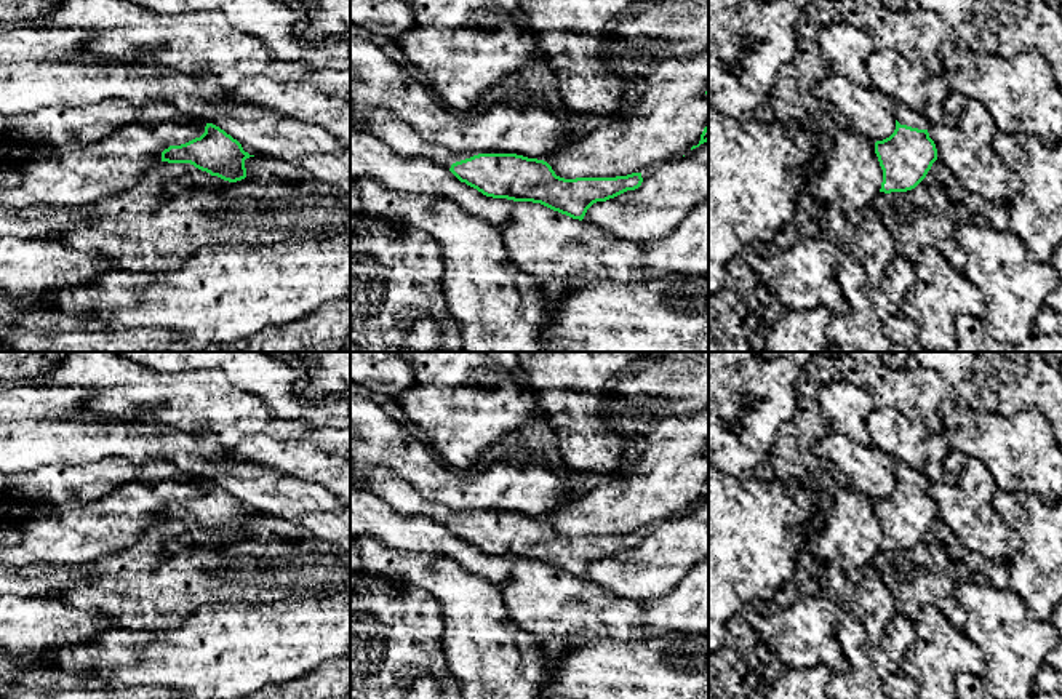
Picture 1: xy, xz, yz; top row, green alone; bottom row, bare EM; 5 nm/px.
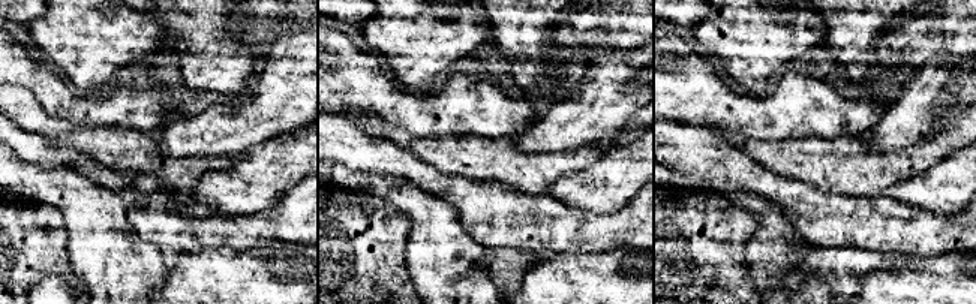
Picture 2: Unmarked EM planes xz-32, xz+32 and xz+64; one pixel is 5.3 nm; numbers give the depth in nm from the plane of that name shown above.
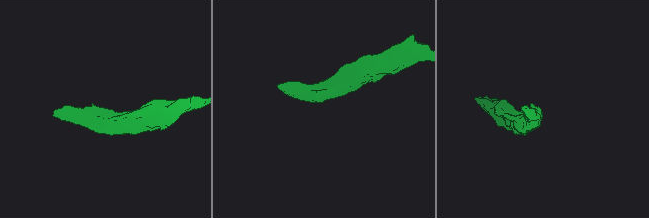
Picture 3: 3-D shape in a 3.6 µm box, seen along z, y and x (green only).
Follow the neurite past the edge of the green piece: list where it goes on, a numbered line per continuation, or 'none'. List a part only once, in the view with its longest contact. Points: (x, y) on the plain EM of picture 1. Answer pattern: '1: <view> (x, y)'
1: xz (383, 482)

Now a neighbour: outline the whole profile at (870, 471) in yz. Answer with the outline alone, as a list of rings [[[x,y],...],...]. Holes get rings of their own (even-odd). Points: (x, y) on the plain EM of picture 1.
[[[833,430],[804,443],[811,459],[828,459],[849,478],[851,486],[867,496],[883,499],[896,488],[896,461],[880,448],[864,446]]]

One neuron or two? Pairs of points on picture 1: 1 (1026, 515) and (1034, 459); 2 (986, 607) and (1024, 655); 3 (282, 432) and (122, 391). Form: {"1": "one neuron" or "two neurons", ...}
{"1": "two neurons", "2": "one neuron", "3": "one neuron"}

